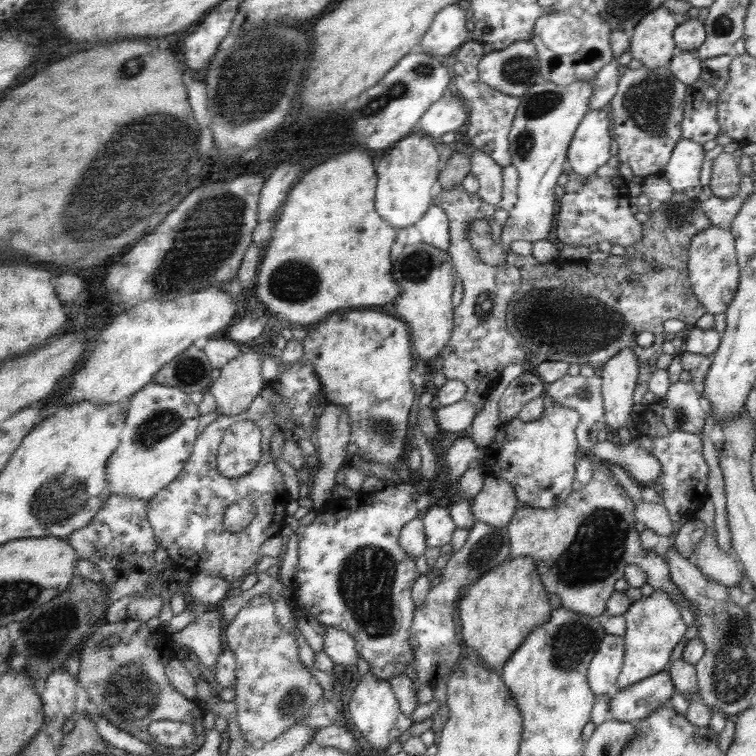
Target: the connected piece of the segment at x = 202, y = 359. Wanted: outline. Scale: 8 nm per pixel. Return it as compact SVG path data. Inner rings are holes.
M194 345L188 351L182 352L177 360L166 364L154 382L181 388L190 394L192 392L204 393L213 387L215 381L212 378L212 372L214 369L205 349Z

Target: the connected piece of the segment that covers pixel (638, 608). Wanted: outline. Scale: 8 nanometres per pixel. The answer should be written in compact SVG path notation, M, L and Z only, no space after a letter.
M661 591L642 597L632 603L624 614L626 619L625 654L623 666L616 681L617 690L630 687L649 676L668 669L670 655L676 644L684 638L689 627L684 624L680 611L670 598Z

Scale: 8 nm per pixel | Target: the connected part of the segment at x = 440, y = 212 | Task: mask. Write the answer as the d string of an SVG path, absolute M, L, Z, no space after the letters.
M434 204L418 224L418 228L424 232L423 240L426 243L434 244L436 248L444 251L449 251L452 248L451 221L442 206Z

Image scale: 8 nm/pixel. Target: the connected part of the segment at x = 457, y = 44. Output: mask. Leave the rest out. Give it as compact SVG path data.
M450 5L438 13L436 20L422 41L420 49L432 56L450 56L454 50L464 47L472 33L466 28L471 11Z

